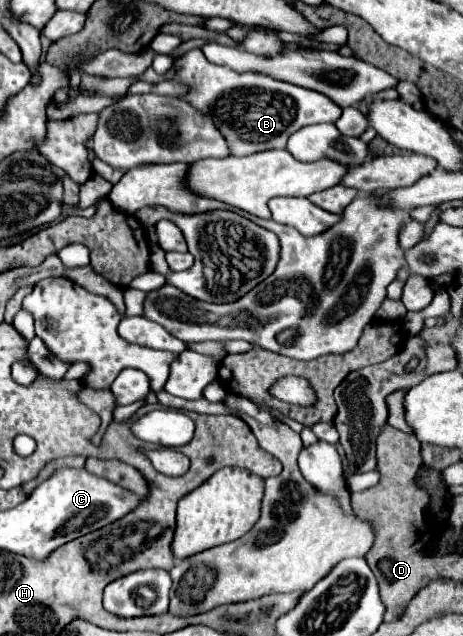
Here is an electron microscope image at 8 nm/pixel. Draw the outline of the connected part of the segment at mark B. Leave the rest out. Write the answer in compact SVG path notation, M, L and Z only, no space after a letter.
M200 49L188 51L178 63L178 81L190 85L190 93L184 97L196 109L210 115L230 145L232 155L252 155L268 149L284 149L288 137L316 123L334 123L342 115L342 109L326 95L304 89L292 83L276 81L260 73L234 73L226 67L216 67L206 61Z

